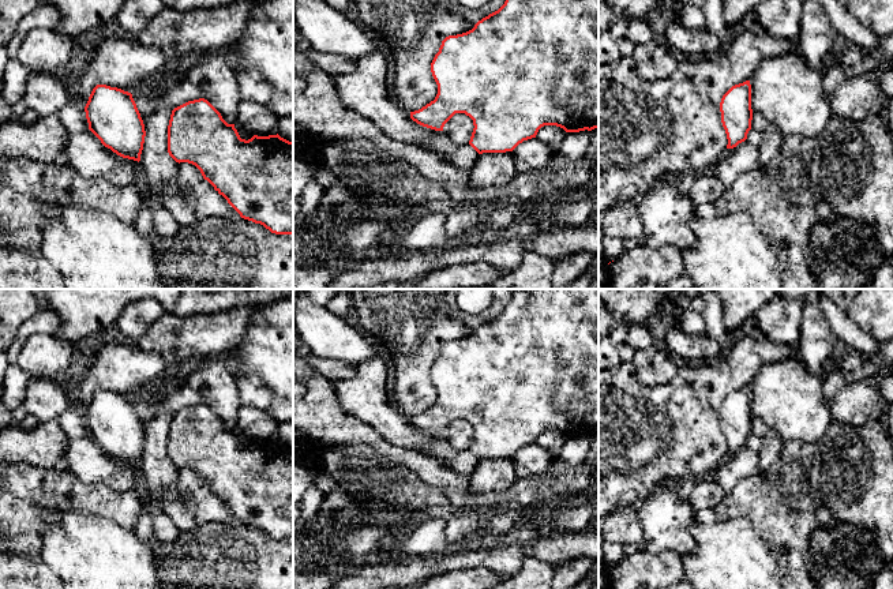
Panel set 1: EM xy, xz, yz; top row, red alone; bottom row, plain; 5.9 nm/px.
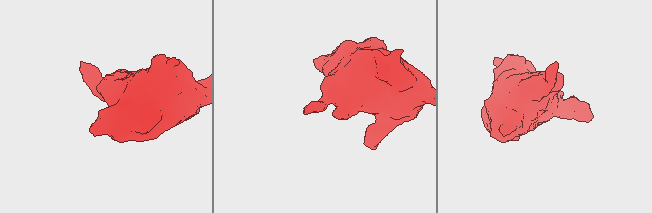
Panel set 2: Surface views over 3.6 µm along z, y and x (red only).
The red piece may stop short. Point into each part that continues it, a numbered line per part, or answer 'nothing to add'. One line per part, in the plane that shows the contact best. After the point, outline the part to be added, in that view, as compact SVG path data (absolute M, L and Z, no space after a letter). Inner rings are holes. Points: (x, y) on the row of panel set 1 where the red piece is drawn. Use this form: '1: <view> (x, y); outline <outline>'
nothing to add

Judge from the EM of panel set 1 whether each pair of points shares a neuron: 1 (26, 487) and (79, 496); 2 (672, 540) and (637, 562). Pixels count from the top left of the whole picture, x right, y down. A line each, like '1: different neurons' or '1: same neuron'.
1: same neuron
2: different neurons

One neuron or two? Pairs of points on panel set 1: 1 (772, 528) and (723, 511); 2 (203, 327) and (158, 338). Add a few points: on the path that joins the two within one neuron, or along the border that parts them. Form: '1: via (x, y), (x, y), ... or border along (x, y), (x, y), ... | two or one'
1: via (760, 516), (754, 510), (735, 510) | one
2: via (192, 337), (169, 338) | one

